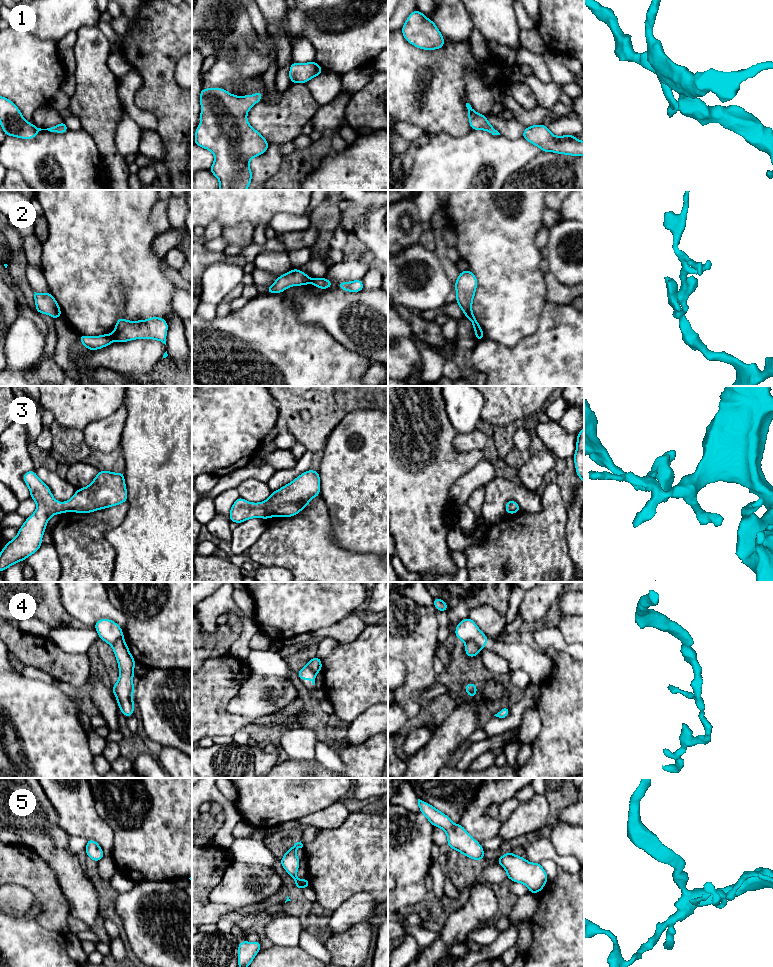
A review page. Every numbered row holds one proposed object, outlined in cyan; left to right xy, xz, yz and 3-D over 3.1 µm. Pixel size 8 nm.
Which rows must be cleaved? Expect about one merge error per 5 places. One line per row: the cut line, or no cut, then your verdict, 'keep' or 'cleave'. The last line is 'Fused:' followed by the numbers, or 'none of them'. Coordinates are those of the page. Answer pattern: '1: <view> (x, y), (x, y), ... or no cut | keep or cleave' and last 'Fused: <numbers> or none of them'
1: no cut | keep
2: xy (112, 334), (115, 339) | cleave
3: no cut | keep
4: yz (465, 641), (473, 641), (480, 648) | cleave
5: no cut | keep
Fused: 2, 4

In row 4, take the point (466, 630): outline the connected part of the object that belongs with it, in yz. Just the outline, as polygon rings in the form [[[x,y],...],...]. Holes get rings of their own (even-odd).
[[[470,616],[458,623],[454,634],[463,642],[474,641],[480,649],[486,649],[485,644],[489,641]]]

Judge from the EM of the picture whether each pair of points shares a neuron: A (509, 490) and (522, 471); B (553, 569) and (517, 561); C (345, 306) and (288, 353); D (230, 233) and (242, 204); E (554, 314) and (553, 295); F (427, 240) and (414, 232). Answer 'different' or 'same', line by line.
A: different
B: same
C: different
D: different
E: different
F: different

